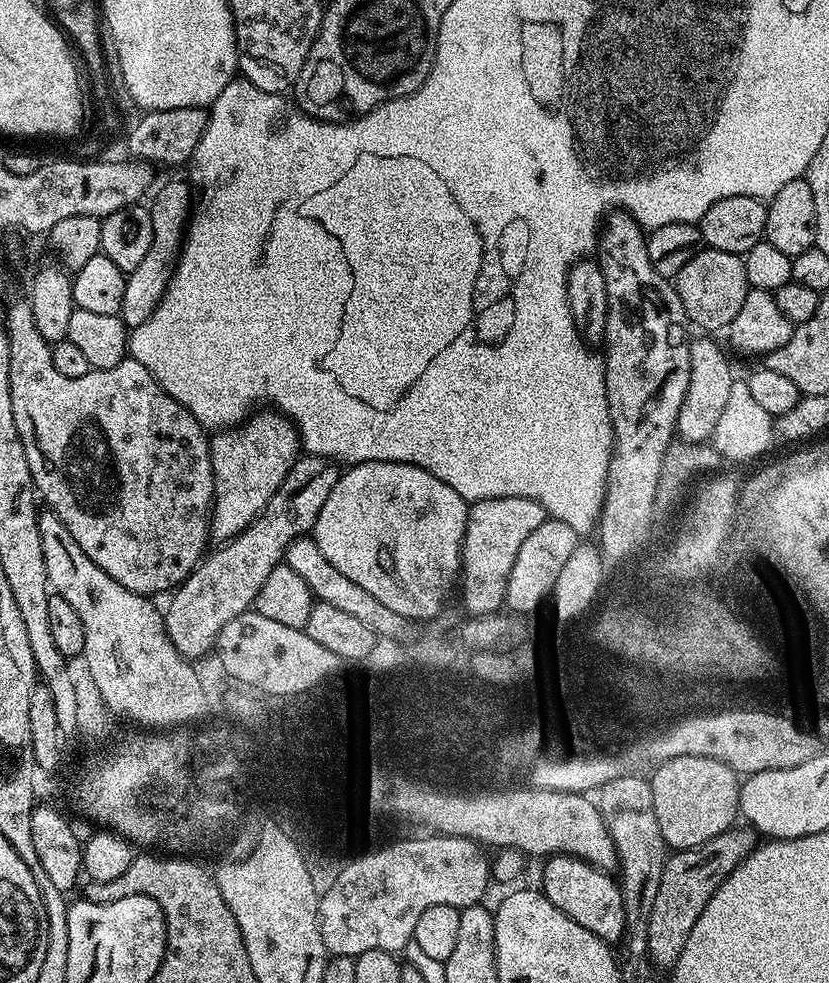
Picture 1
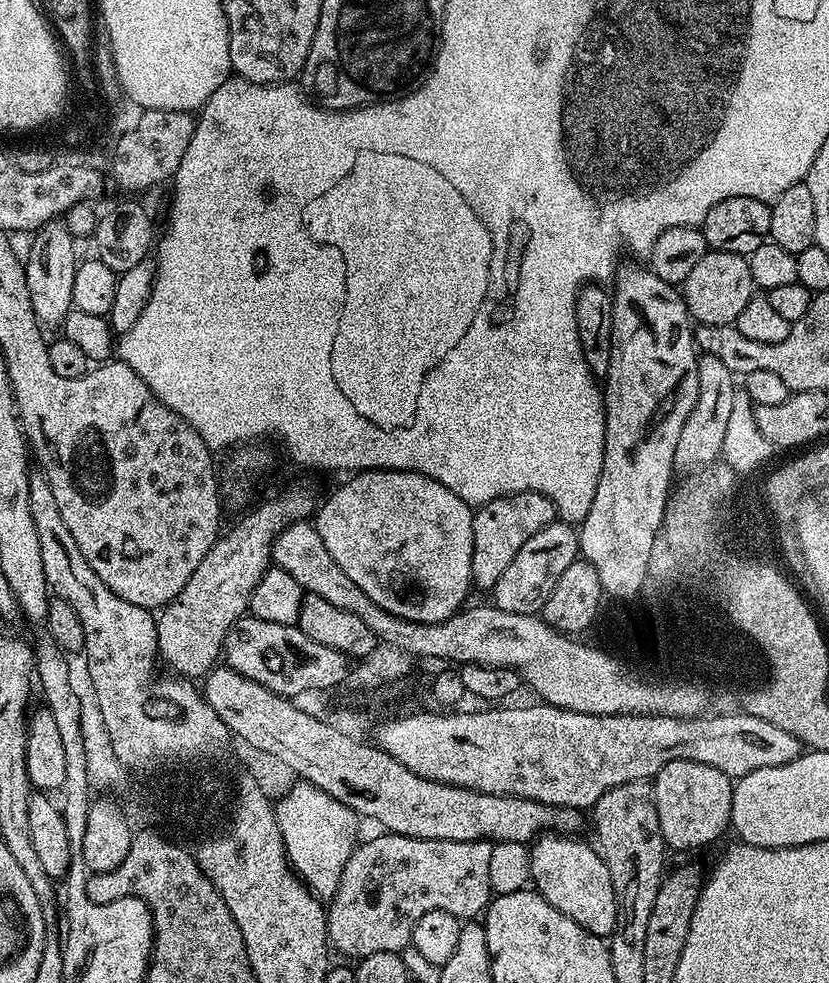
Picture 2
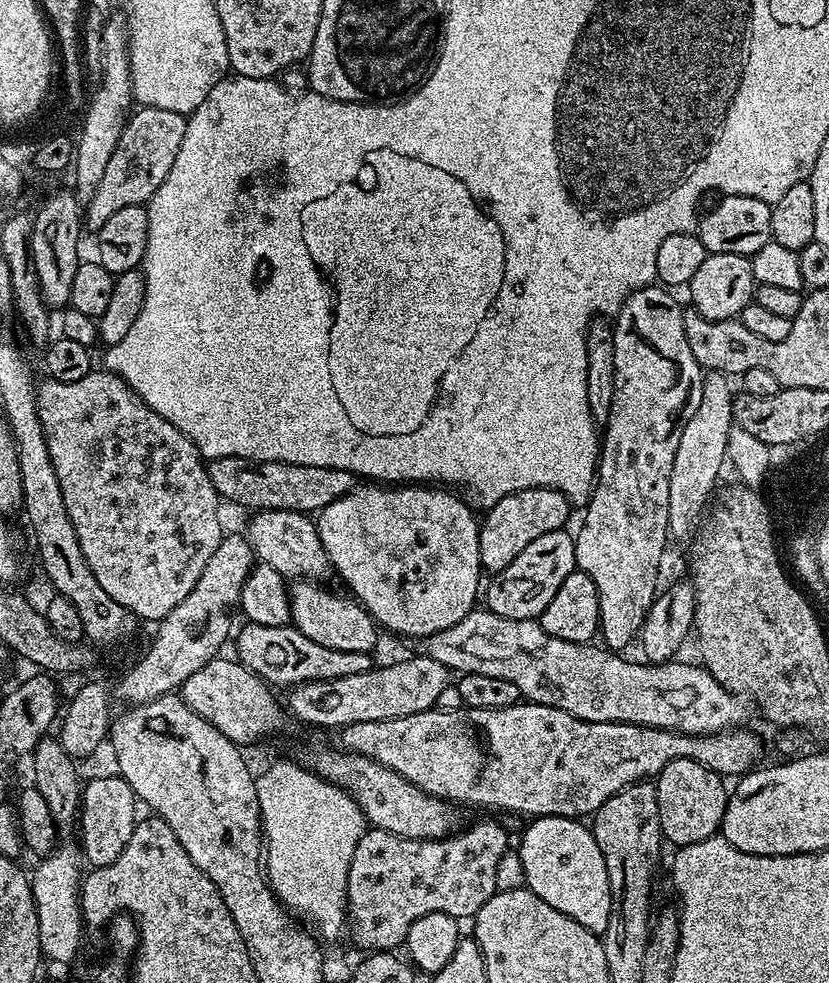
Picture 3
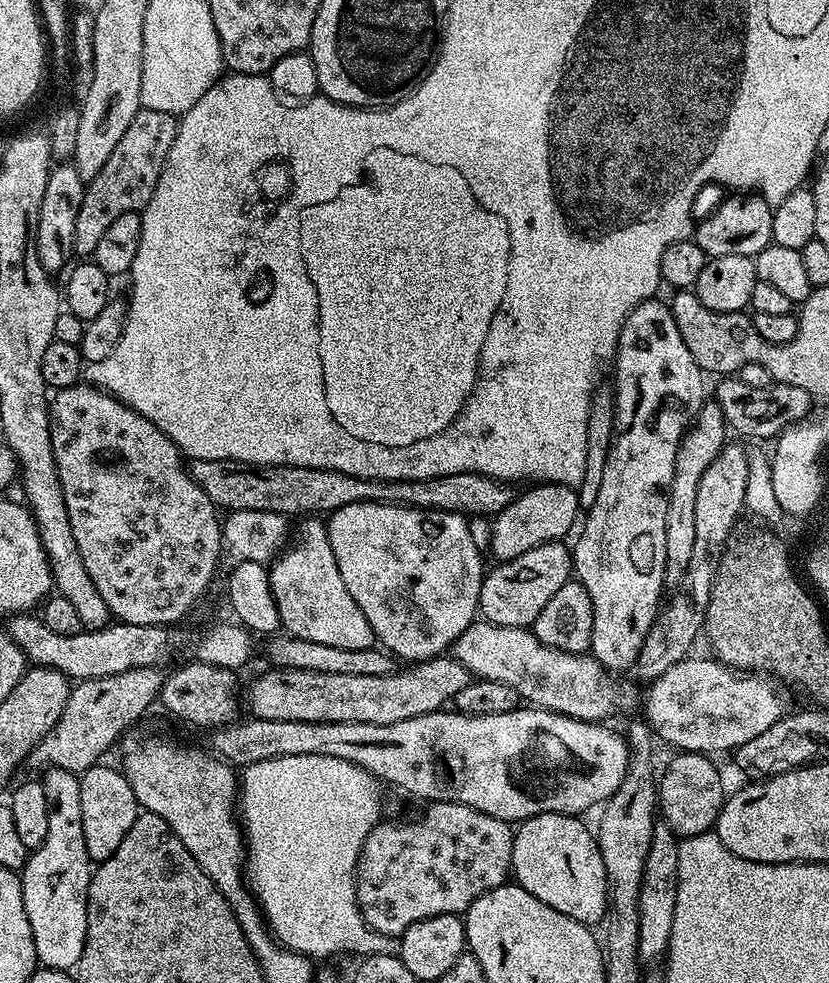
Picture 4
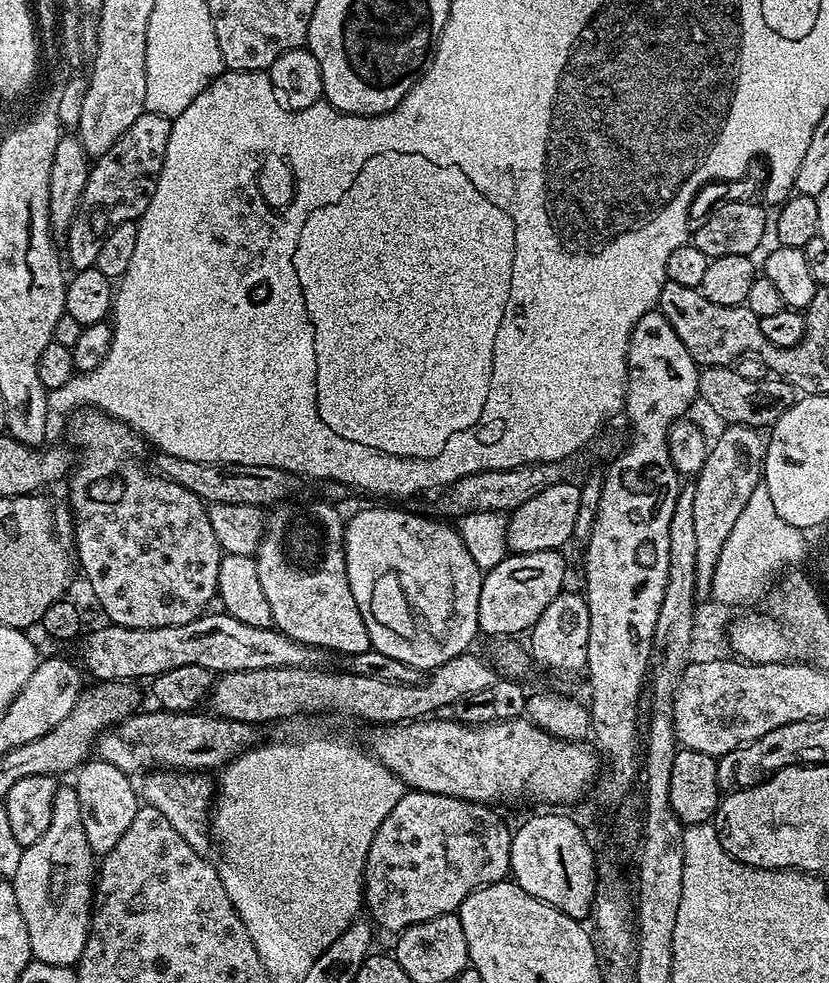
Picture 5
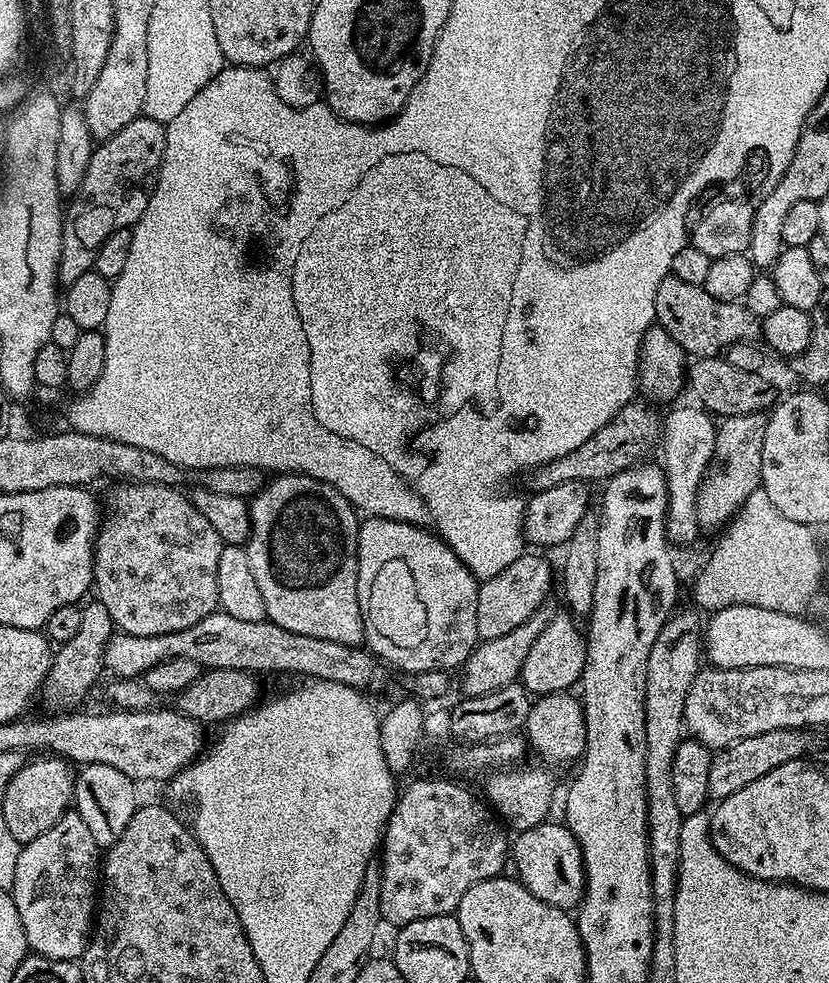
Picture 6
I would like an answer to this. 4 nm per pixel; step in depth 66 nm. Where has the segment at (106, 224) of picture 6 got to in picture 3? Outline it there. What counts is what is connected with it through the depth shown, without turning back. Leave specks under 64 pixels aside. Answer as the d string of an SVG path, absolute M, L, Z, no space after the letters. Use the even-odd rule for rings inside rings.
M140 106L129 115L118 138L118 146L114 146L114 154L110 154L110 163L98 182L97 192L86 209L87 227L89 224L92 230L98 230L106 226L106 218L125 206L147 205L158 186L166 182L166 174L170 174L170 166L174 166L174 158L178 158L178 146L182 146L187 125L188 116L174 110Z

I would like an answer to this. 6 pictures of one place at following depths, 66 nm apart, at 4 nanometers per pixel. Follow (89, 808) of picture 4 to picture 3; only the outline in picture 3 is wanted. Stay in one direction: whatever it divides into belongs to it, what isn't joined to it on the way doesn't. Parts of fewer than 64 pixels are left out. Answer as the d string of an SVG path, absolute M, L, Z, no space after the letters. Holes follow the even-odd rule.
M119 774L112 776L96 776L85 783L82 788L80 811L78 815L78 844L82 849L85 861L89 860L92 868L110 866L122 850L126 850L126 842L130 842L130 834L138 819L138 801L134 790Z

